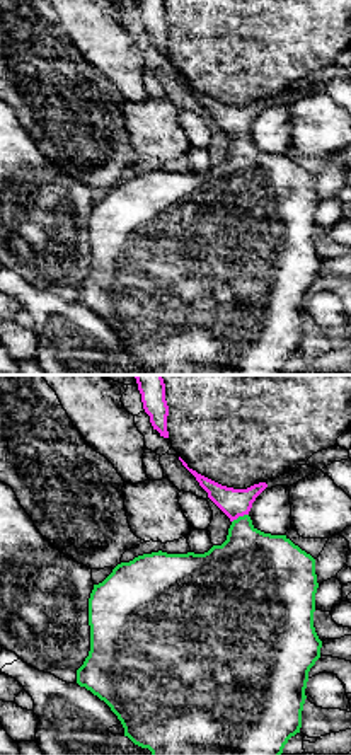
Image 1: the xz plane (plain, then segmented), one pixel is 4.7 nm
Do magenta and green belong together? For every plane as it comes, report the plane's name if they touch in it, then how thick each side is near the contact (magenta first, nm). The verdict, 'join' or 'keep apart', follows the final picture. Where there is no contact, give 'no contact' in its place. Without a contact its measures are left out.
contact in xz; calibres 140 and 340 nm

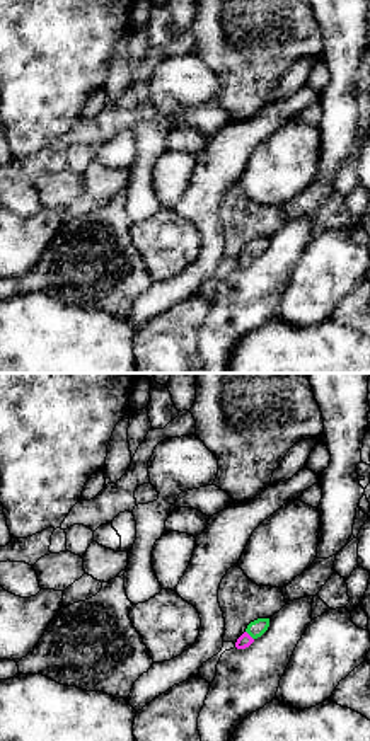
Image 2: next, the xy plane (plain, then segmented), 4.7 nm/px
contact in xy; calibres 70 and 80 nm

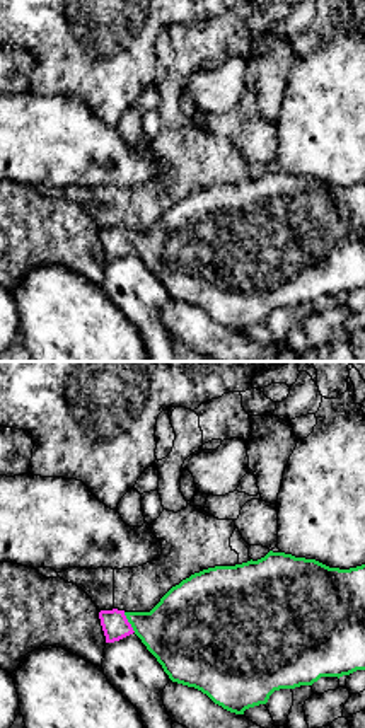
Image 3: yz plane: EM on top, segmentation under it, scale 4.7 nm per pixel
contact in yz; calibres 130 and 340 nm

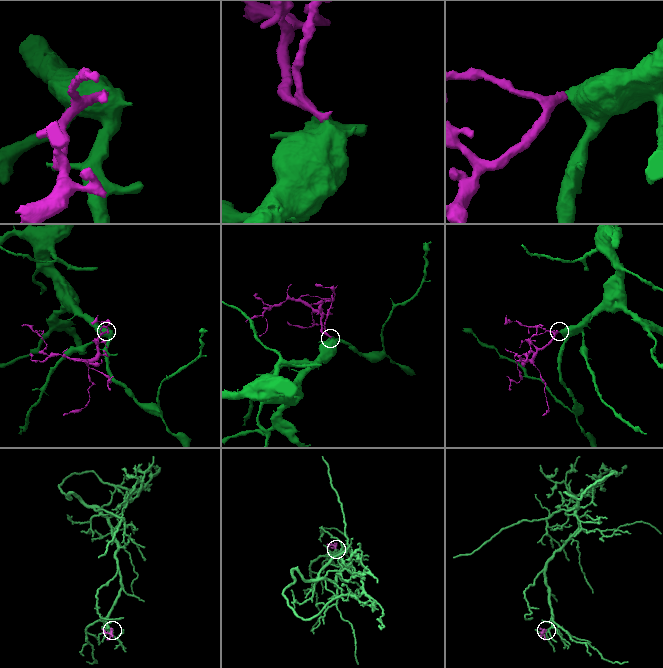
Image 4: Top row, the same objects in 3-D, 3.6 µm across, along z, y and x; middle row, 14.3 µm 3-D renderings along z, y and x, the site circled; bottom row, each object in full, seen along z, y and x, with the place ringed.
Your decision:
join

